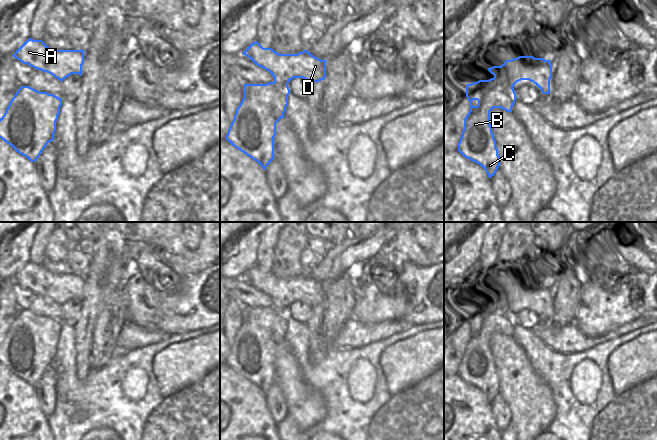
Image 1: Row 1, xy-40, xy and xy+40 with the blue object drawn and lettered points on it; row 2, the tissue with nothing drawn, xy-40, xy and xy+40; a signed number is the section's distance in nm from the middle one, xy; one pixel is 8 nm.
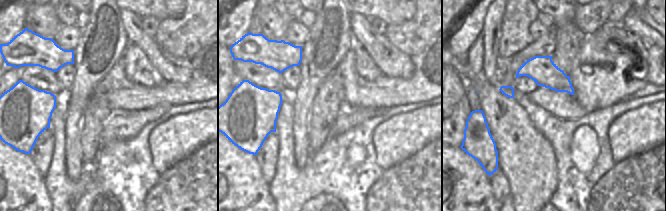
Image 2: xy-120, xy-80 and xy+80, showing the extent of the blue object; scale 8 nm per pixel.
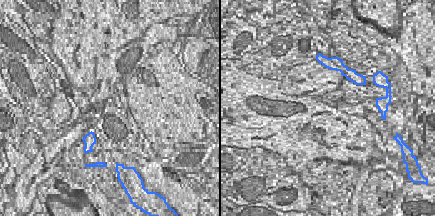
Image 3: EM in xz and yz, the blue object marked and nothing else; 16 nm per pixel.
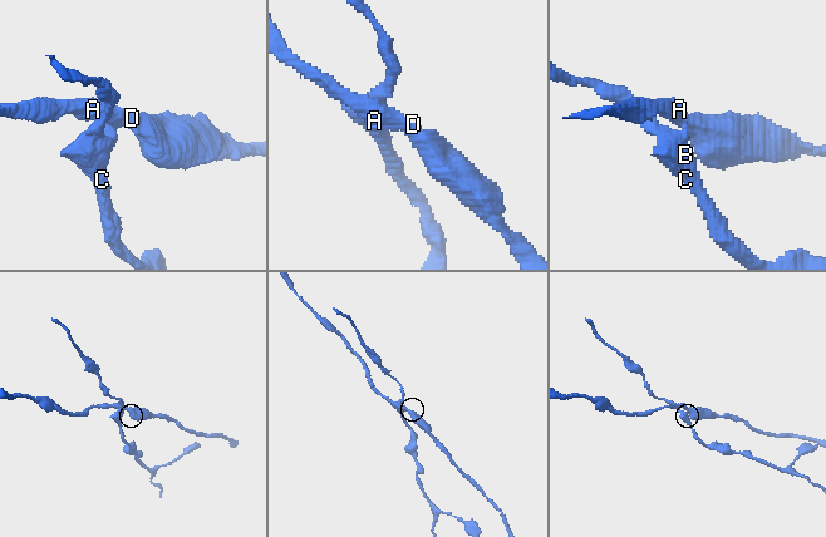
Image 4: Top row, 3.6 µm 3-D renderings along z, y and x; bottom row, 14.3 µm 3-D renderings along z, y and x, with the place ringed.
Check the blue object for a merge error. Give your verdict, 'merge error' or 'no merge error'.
merge error

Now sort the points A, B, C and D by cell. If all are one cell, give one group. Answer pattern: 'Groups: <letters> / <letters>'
Groups: A D / B C

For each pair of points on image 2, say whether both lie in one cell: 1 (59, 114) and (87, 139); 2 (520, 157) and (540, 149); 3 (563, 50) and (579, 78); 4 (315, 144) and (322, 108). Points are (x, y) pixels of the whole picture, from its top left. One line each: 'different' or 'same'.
1: different
2: same
3: different
4: same

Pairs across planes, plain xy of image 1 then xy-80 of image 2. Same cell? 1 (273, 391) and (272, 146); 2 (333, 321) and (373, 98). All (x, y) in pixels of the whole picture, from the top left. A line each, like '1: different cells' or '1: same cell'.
1: same cell
2: different cells

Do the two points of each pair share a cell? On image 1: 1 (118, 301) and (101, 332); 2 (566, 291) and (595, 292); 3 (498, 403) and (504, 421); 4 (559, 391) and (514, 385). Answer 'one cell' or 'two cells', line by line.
1: one cell
2: two cells
3: one cell
4: two cells

